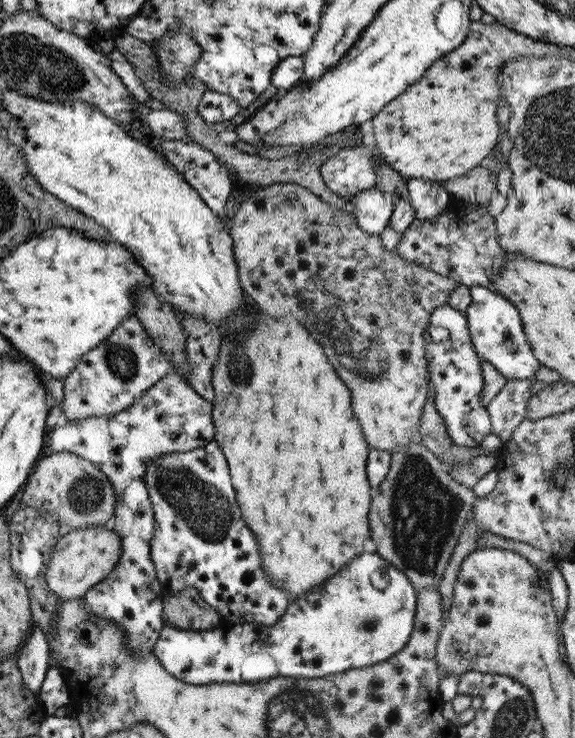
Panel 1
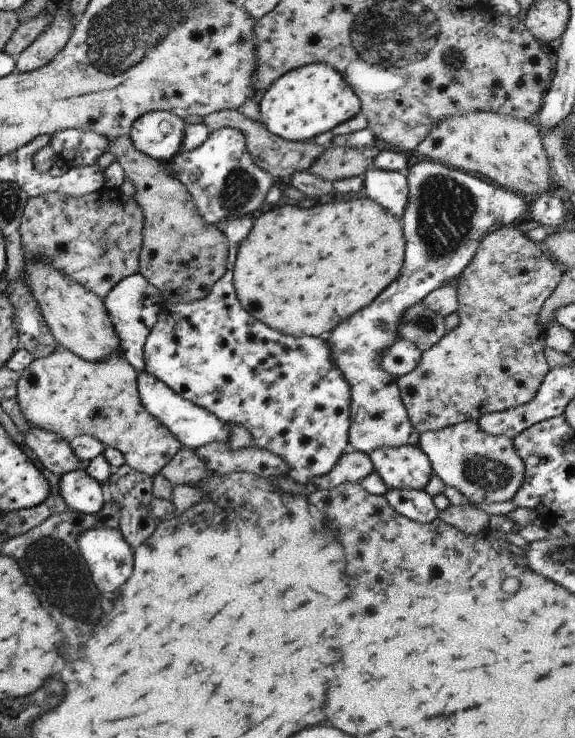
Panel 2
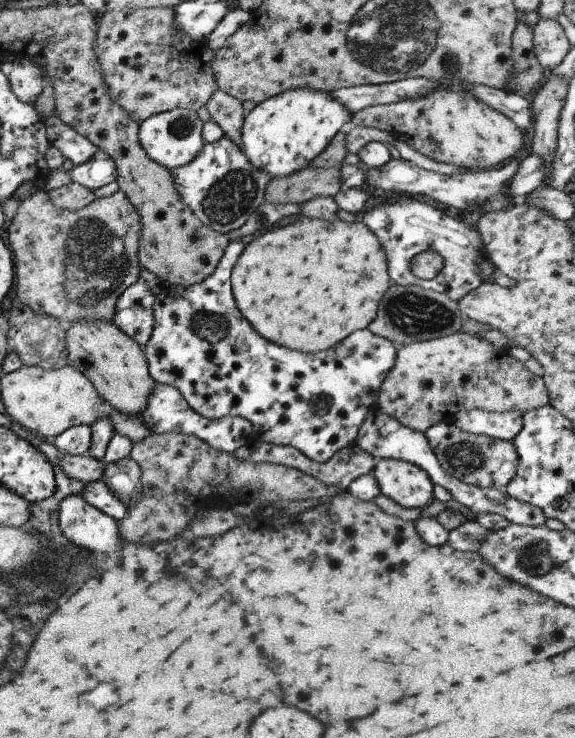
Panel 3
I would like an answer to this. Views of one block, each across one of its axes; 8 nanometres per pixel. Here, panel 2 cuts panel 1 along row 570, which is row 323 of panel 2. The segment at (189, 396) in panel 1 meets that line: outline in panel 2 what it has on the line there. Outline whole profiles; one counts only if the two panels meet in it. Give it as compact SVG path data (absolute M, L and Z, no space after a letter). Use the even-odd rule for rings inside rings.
M137 272L119 280L101 300L119 341L119 352L137 373L143 371L144 342L157 320L159 306L161 306L161 293Z

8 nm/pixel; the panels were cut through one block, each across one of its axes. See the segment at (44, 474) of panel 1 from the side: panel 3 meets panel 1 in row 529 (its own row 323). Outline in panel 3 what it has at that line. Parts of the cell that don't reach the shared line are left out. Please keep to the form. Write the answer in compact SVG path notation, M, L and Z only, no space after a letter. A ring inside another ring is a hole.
M39 190L20 202L17 209L11 210L2 234L3 240L12 254L13 266L15 266L15 296L23 306L31 308L33 312L47 314L47 316L55 318L61 325L80 322L81 320L107 320L107 322L110 322L114 314L117 298L124 291L124 288L133 284L137 280L137 276L139 276L138 238L141 231L139 216L135 208L129 203L129 200L123 195L123 192L119 190L111 194L111 196L107 196L107 198L94 199L84 208L76 209L75 211L57 209L51 205L47 196L47 192Z

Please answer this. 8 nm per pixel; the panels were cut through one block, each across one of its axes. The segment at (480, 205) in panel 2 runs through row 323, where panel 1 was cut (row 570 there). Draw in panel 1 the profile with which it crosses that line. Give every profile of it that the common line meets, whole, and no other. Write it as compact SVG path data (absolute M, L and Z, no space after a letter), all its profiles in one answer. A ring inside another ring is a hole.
M361 553L359 556L355 556L353 560L347 562L347 568L341 568L337 572L337 576L331 576L327 580L327 584L323 584L319 590L315 592L307 592L307 596L299 596L291 600L285 613L279 617L277 623L273 623L269 626L261 625L258 623L246 623L246 624L225 624L215 626L211 629L199 629L199 630L183 630L183 628L171 628L165 624L165 618L162 618L162 628L153 644L153 656L171 676L175 676L177 680L185 682L185 684L193 684L193 686L201 686L201 684L211 684L211 682L233 682L235 684L256 683L257 681L263 681L265 679L277 678L279 676L287 678L321 678L327 676L327 674L337 674L339 672L345 672L351 670L351 668L363 668L363 666L373 666L373 664L383 663L387 658L391 658L394 654L397 654L405 643L410 638L411 630L413 630L413 620L415 618L415 598L417 598L417 590L413 588L413 585L409 583L410 580L399 569L393 567L383 557L380 557L377 553Z

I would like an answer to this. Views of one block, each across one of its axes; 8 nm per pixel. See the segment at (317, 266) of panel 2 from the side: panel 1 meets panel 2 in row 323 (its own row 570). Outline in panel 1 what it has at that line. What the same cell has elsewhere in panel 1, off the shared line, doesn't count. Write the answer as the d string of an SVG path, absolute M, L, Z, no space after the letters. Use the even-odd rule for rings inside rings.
M251 302L245 310L245 315L251 318L251 328L245 332L234 331L233 334L228 332L219 335L219 356L213 364L213 374L211 374L211 386L215 393L215 401L212 404L212 422L213 422L213 439L217 441L219 449L226 460L229 471L231 486L233 486L235 500L241 512L241 519L245 527L251 530L257 542L259 550L259 562L265 572L265 578L273 584L285 590L291 599L311 592L313 588L319 588L329 576L333 576L341 566L345 566L349 560L363 553L363 542L370 538L368 517L369 502L371 500L369 481L367 481L366 457L368 456L368 447L363 438L361 429L357 420L352 414L350 408L350 393L345 384L331 372L331 366L327 364L327 358L323 356L319 344L313 342L309 332L291 316L283 314L279 320L265 316L263 312Z

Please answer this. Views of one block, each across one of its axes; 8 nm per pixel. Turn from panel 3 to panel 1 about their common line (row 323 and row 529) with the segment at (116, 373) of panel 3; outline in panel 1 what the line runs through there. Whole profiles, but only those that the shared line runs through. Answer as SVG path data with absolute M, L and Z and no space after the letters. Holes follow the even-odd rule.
M110 527L71 528L57 538L45 567L45 584L61 600L82 598L88 588L109 574L119 560L121 538Z

